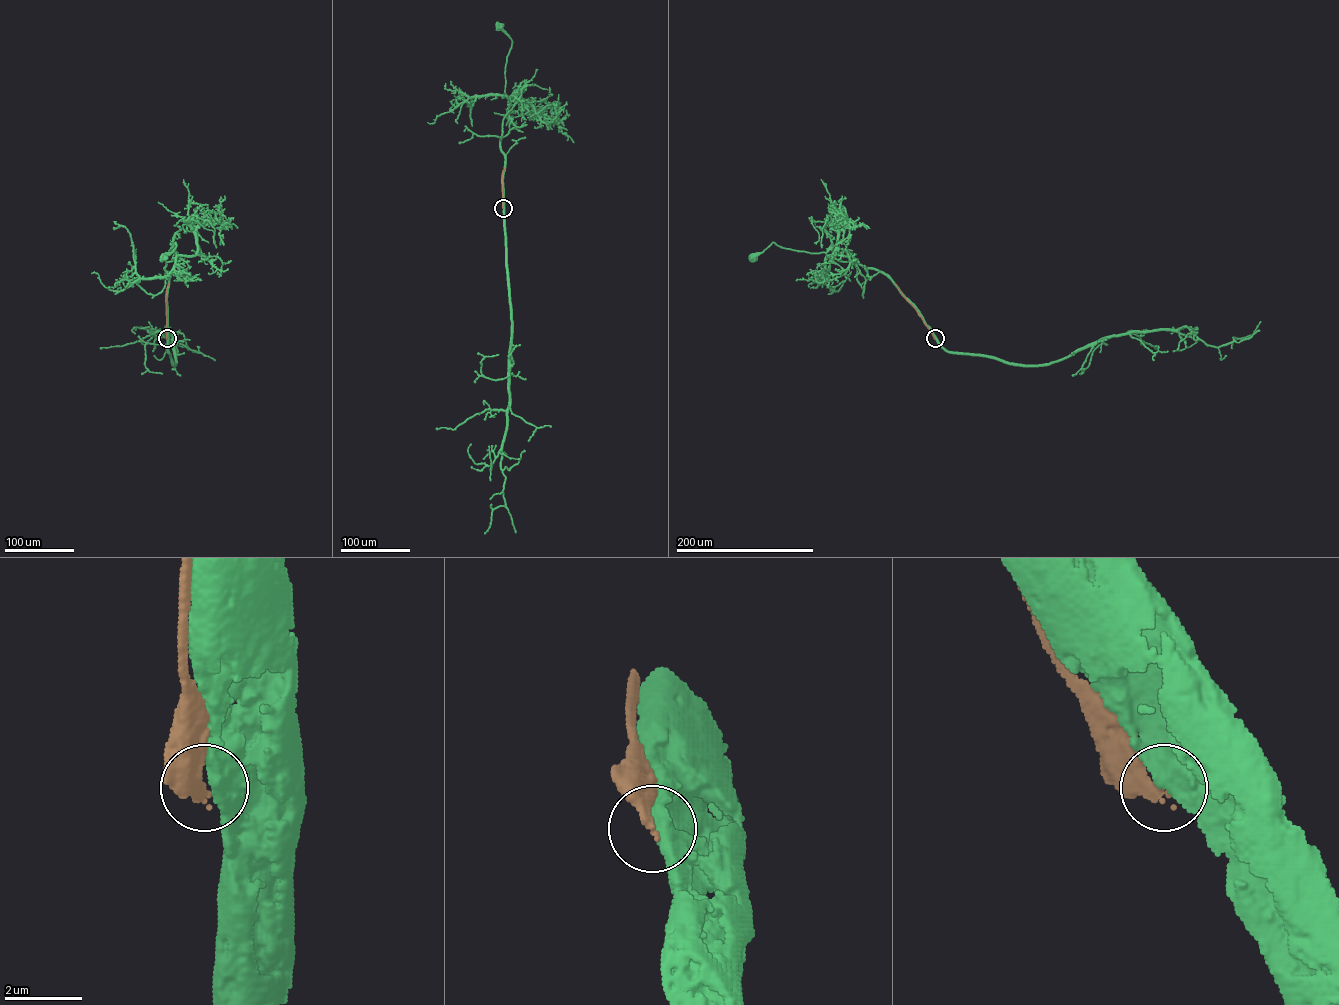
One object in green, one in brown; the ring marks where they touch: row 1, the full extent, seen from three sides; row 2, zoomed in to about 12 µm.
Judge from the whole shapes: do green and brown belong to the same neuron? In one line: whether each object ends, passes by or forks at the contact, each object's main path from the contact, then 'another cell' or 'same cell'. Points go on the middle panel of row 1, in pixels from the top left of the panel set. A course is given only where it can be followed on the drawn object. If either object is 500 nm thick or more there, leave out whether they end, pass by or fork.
course green (503, 208), (502, 122), (516, 101), (505, 92), (505, 66), (512, 40), (498, 25); course brown (503, 208), (504, 168); another cell

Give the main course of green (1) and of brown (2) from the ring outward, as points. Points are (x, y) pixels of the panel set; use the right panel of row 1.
1: (935, 338), (918, 309), (886, 274), (839, 261), (825, 252), (793, 250), (773, 242), (752, 257)
2: (935, 338), (895, 282)

